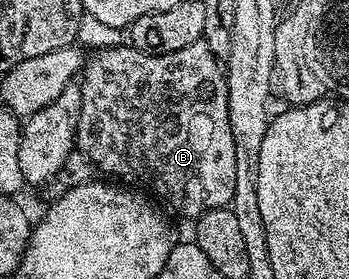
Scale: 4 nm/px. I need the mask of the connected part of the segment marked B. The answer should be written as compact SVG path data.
M205 41L159 56L149 56L132 46L99 48L91 56L80 77L82 105L74 139L77 151L87 156L99 173L111 172L123 176L123 181L143 184L138 186L151 188L146 190L189 218L227 207L236 186L236 142L232 142L228 122L226 73Z

